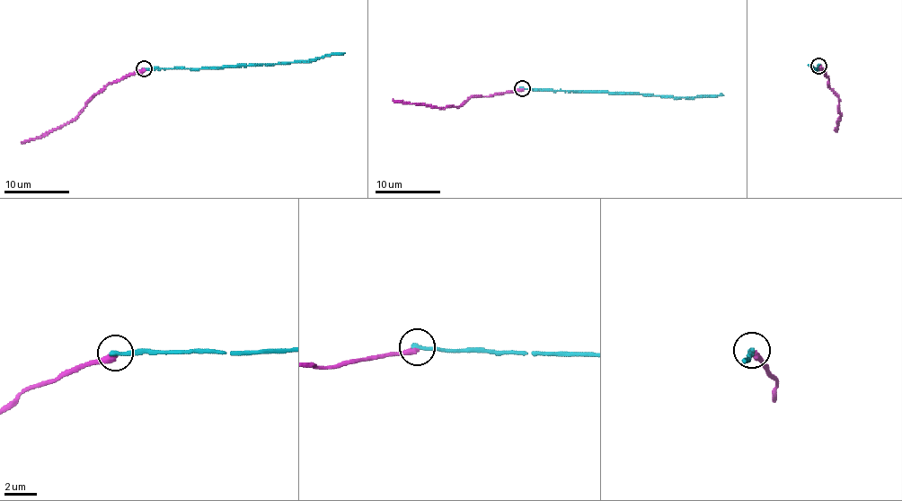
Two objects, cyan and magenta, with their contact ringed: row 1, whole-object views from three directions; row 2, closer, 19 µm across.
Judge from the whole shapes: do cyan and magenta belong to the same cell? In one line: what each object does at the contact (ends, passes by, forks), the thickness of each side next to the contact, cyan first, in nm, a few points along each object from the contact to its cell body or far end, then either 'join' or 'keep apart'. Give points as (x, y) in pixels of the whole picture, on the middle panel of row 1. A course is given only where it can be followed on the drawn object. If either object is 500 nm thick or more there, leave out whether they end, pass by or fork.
cyan ends; magenta ends; calibres 300 and 360 nm; course cyan (521, 89), (688, 97), (723, 95); course magenta (521, 89), (471, 97), (460, 106), (411, 103), (393, 99); keep apart

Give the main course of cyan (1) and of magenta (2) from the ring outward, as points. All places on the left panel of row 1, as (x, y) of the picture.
1: (144, 68), (218, 68), (311, 62), (345, 53)
2: (144, 70), (110, 82), (74, 119), (39, 137), (21, 141)

